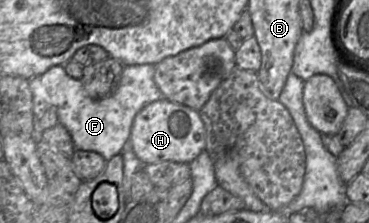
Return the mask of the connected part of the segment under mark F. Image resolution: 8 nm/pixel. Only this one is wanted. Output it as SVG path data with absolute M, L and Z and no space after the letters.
M153 64L126 65L114 91L94 99L86 94L80 80L66 73L63 65L52 66L29 81L34 116L39 119L49 106L55 106L58 122L70 133L75 150L95 151L108 161L128 146L136 114L146 105L165 99L154 82L154 73Z

